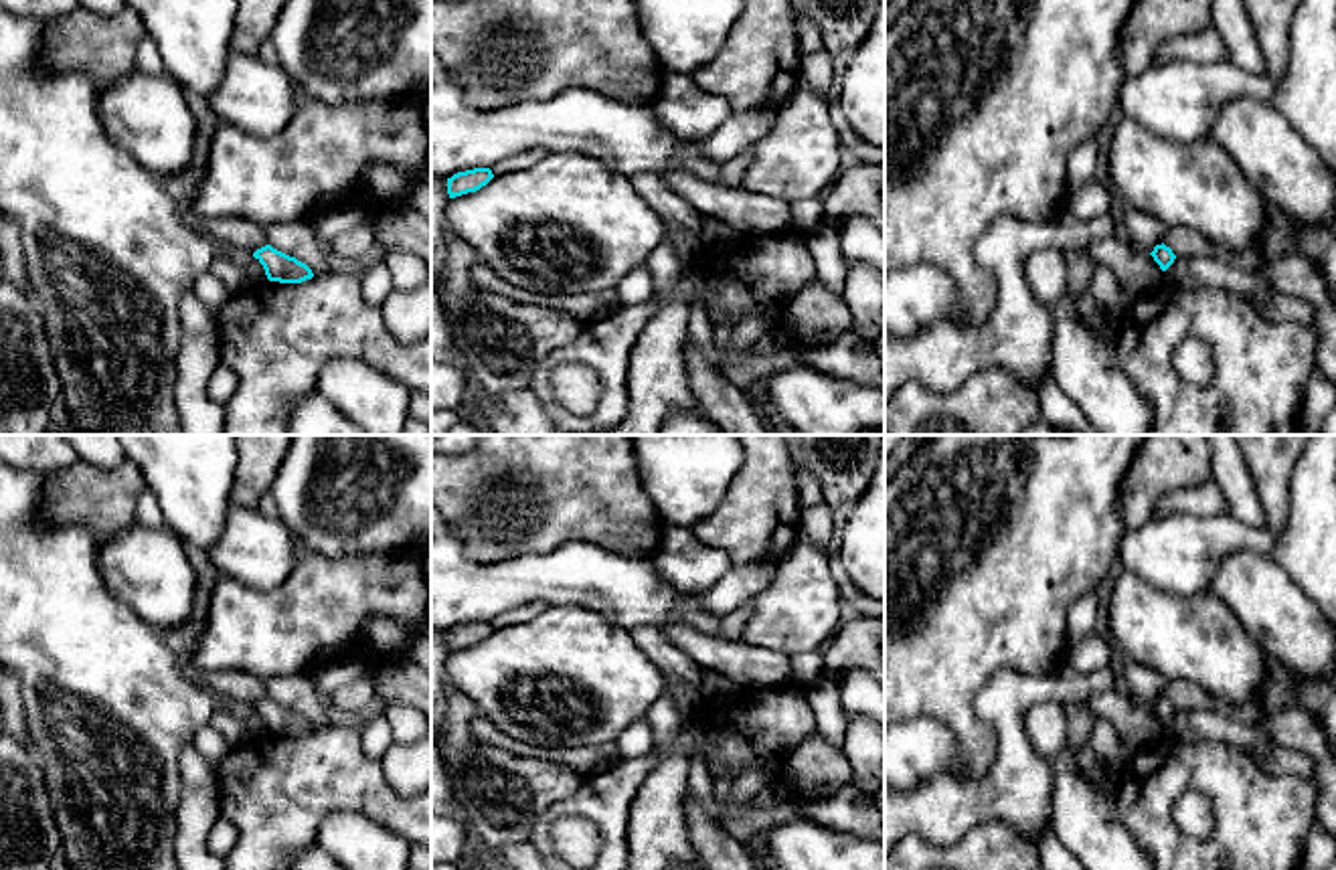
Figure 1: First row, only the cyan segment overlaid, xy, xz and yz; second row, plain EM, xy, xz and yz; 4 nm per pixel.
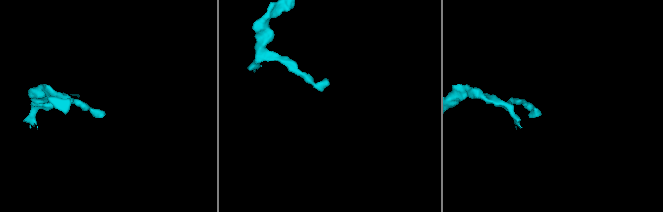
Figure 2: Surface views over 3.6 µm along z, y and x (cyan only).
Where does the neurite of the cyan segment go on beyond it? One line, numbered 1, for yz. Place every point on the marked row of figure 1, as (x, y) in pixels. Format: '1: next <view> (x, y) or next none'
1: next none

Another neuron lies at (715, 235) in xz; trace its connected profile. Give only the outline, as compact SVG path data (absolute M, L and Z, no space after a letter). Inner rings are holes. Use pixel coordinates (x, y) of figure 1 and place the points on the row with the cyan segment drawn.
M700 214L698 239L704 251L723 253L727 247L743 239L743 233L725 225L723 221Z

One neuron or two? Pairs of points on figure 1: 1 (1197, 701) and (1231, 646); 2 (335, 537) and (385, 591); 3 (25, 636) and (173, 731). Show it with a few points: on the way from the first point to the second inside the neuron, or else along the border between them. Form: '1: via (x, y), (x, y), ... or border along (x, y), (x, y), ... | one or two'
1: border along (1166, 678), (1195, 682), (1231, 709) | two
2: border along (399, 547), (387, 553), (353, 557), (306, 553) | two
3: via (61, 640), (136, 713) | one

